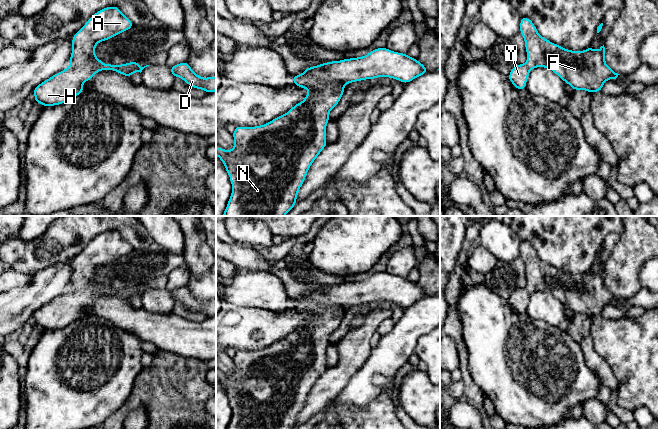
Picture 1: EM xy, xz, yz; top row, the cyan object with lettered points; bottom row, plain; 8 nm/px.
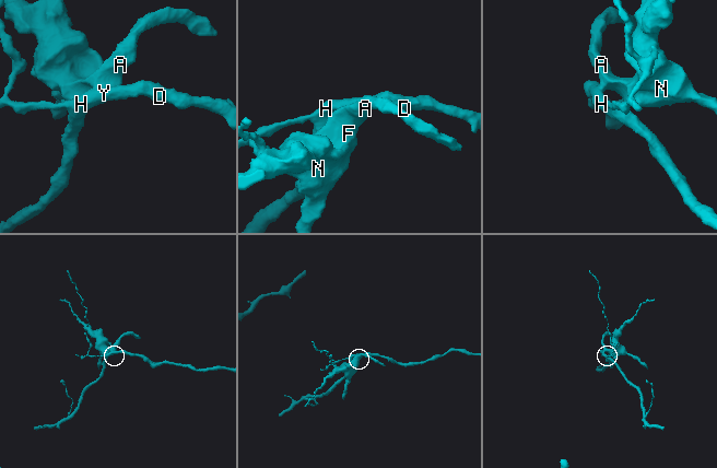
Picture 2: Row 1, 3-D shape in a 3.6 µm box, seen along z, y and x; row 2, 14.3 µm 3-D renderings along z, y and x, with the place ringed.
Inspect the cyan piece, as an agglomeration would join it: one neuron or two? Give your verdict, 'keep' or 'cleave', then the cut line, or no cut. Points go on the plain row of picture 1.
cleave; cut xz (293, 304), (300, 302), (324, 303), (341, 307)

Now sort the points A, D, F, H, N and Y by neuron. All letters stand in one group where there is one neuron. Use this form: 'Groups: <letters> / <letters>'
Groups: A F N / D H Y

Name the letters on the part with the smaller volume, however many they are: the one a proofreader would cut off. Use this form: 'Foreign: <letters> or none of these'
Foreign: A, F, N

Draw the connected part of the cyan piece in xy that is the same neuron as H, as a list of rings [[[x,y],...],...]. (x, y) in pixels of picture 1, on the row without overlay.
[[[138,285],[121,289],[103,288],[101,290],[84,290],[78,292],[70,289],[33,313],[32,316],[35,319],[34,326],[38,326],[44,331],[60,329],[83,317],[83,307],[91,304],[99,295],[113,294],[131,302],[133,297],[141,297],[147,290],[149,289],[141,291]]]

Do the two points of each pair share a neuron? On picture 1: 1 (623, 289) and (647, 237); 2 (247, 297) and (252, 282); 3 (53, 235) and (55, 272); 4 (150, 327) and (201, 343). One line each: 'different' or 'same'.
1: same
2: same
3: different
4: same

